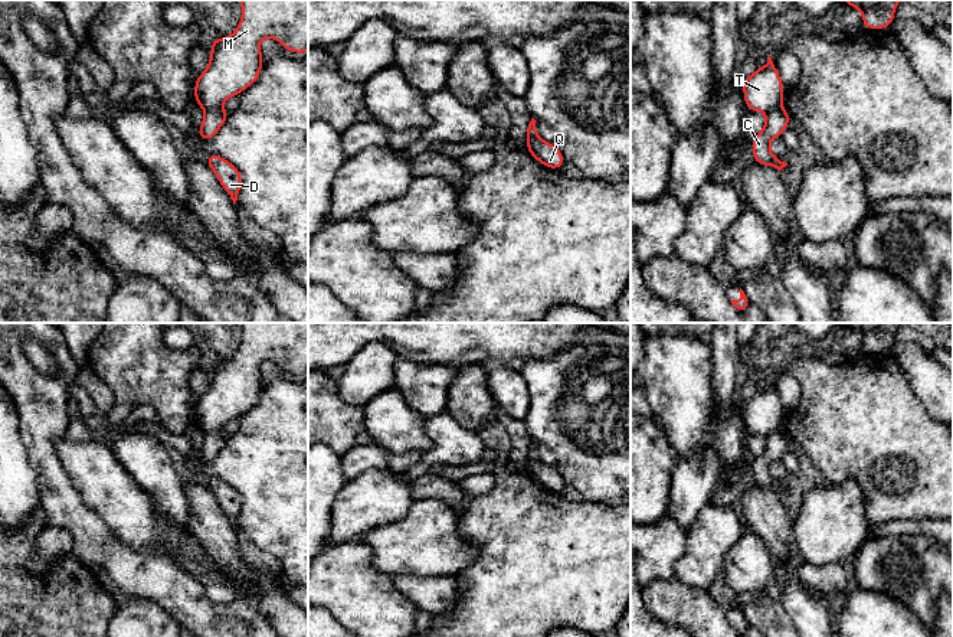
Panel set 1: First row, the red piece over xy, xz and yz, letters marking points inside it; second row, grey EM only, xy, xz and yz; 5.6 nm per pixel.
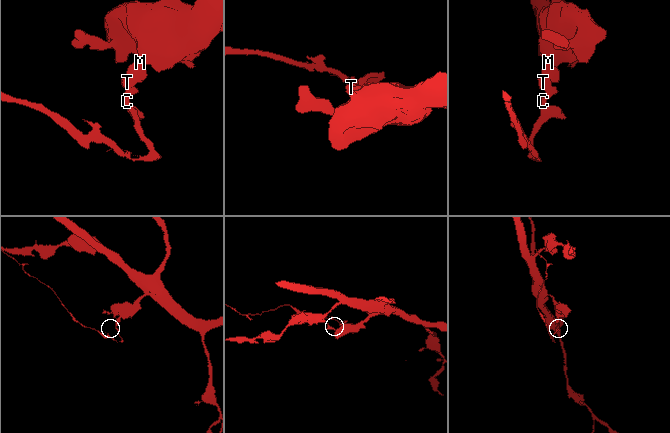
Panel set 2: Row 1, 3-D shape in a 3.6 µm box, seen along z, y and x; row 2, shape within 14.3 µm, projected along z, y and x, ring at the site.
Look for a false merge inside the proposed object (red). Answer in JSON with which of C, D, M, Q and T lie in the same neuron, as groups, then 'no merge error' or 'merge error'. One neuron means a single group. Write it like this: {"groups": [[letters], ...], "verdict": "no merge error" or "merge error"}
{"groups": [["C", "D", "Q"], ["M", "T"]], "verdict": "merge error"}

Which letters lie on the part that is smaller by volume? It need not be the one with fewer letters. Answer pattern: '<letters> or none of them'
C, D, Q

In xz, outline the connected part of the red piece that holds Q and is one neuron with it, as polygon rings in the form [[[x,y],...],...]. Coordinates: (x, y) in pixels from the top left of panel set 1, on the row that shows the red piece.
[[[541,138],[527,141],[527,151],[547,169],[560,170],[564,163],[564,157],[559,147]]]

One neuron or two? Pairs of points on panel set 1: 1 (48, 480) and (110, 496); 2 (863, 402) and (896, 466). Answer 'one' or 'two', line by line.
1: two
2: one

